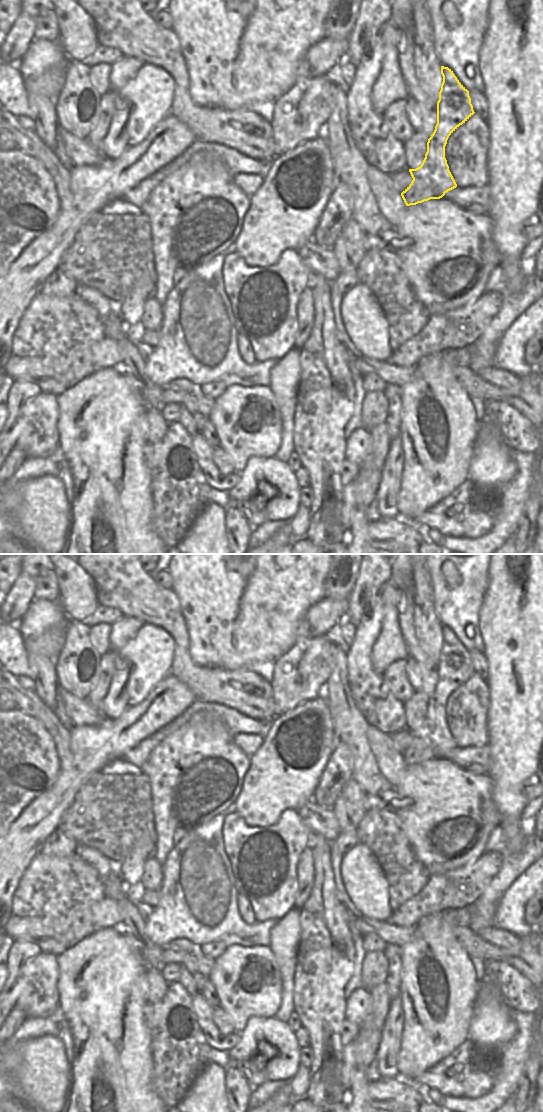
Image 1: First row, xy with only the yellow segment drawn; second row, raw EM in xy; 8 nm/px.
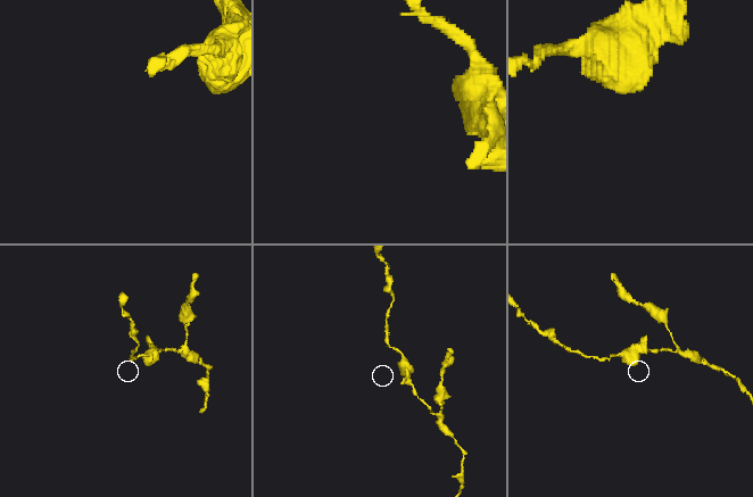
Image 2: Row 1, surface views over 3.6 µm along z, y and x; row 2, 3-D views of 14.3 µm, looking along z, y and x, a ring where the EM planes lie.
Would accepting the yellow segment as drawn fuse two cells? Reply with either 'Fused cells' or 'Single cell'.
Single cell

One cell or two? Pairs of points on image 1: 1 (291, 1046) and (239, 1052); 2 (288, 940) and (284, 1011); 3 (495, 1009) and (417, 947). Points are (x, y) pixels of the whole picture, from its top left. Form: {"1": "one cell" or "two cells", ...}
{"1": "one cell", "2": "one cell", "3": "two cells"}

